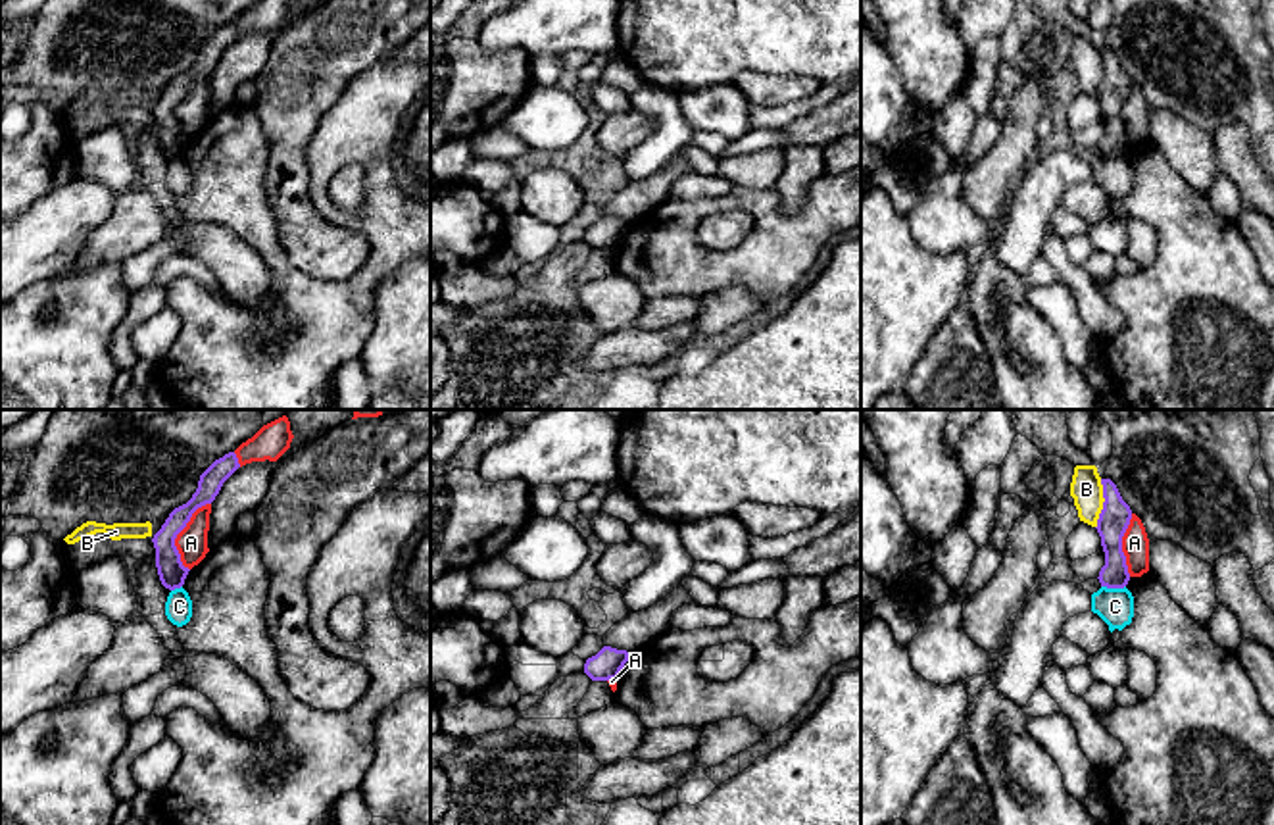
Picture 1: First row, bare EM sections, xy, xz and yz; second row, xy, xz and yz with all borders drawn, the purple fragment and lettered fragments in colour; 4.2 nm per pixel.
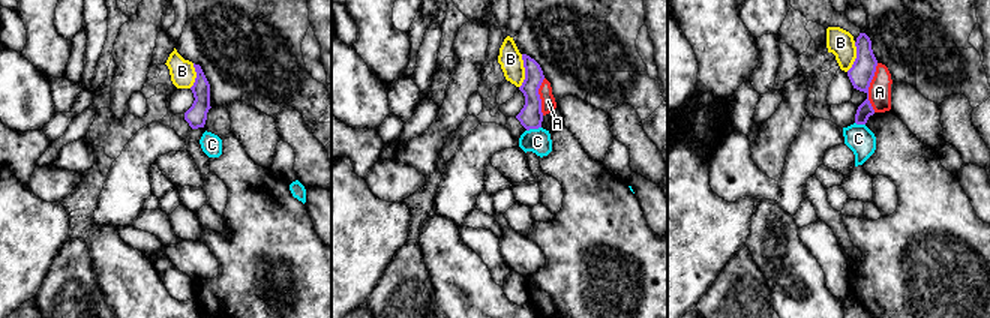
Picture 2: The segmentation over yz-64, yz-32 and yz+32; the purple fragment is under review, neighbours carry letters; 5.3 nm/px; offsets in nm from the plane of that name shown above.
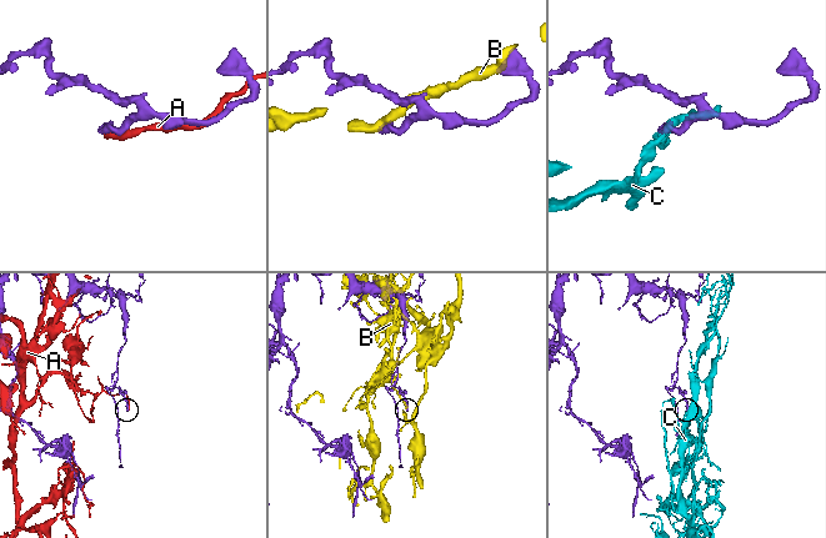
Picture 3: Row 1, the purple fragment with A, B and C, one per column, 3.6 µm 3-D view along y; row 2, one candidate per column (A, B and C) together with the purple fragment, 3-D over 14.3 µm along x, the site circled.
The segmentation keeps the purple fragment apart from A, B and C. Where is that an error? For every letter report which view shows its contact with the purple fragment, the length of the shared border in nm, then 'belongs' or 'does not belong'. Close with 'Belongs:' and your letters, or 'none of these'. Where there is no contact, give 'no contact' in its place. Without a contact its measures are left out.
A: xy | 300 nm | does not belong
B: yz | 200 nm | does not belong
C: yz | 100 nm | does not belong
Belongs: none of these

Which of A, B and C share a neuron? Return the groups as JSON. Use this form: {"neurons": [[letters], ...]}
{"neurons": [["A"], ["B"], ["C"]]}

